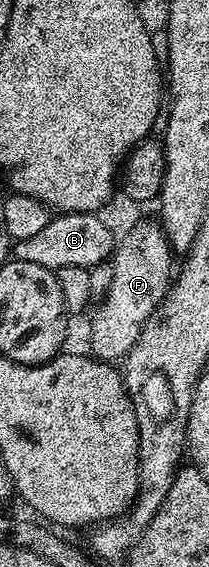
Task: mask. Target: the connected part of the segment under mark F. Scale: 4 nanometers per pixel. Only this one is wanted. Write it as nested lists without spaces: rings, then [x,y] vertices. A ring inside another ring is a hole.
[[[140,221],[122,235],[111,256],[112,284],[99,300],[100,308],[92,315],[91,354],[101,361],[120,361],[130,353],[156,306],[168,294],[174,275],[174,252],[159,222]],[[121,241],[121,243],[120,243]],[[117,359],[117,360],[116,360]]]

